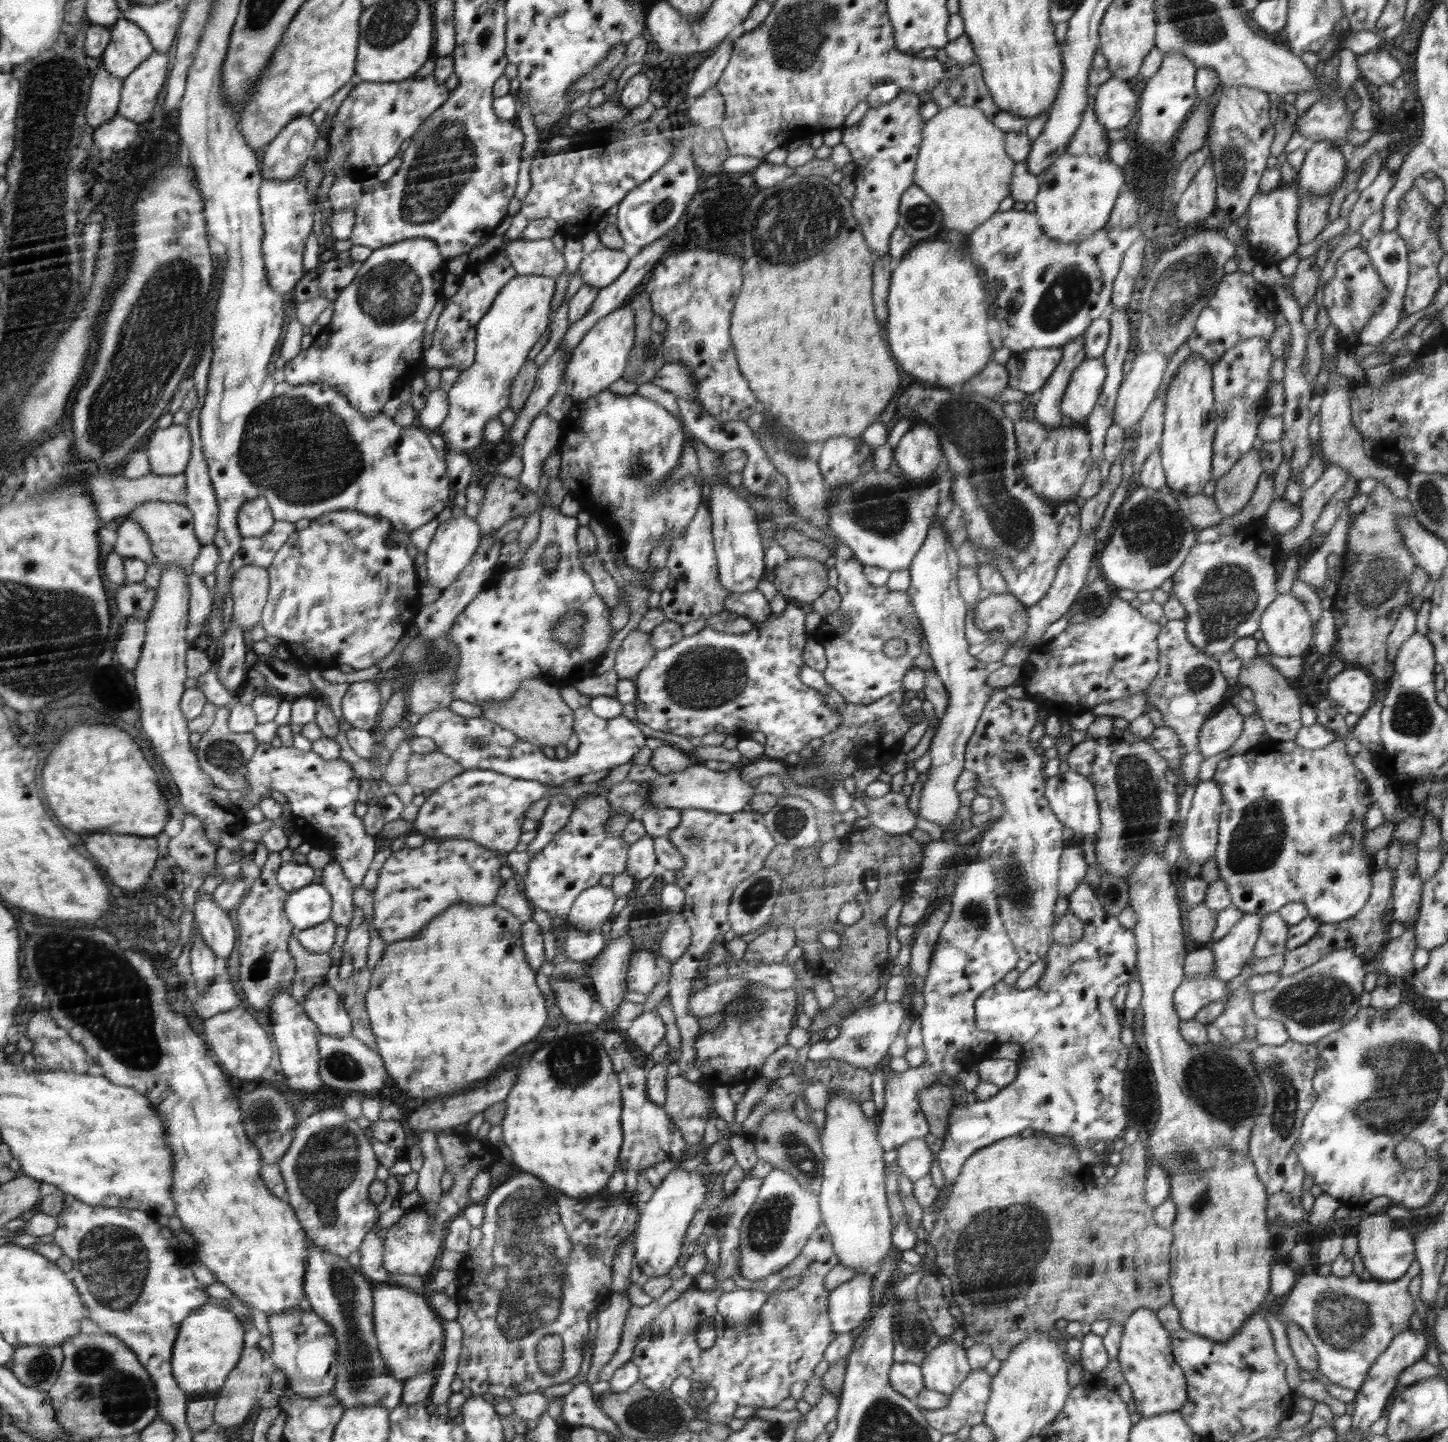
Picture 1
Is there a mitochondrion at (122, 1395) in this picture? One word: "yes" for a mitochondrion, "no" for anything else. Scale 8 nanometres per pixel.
yes

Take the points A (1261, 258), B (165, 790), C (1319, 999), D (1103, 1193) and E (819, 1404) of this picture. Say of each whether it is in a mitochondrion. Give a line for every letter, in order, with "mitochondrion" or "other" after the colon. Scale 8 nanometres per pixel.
A: other
B: other
C: mitochondrion
D: other
E: other

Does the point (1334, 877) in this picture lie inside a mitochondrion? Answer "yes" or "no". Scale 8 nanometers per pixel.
no

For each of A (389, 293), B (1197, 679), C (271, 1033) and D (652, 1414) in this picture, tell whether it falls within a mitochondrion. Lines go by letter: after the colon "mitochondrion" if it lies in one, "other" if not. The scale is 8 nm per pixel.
A: mitochondrion
B: mitochondrion
C: other
D: mitochondrion

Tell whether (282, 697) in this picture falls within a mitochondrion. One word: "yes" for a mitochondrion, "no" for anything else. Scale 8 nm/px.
no

